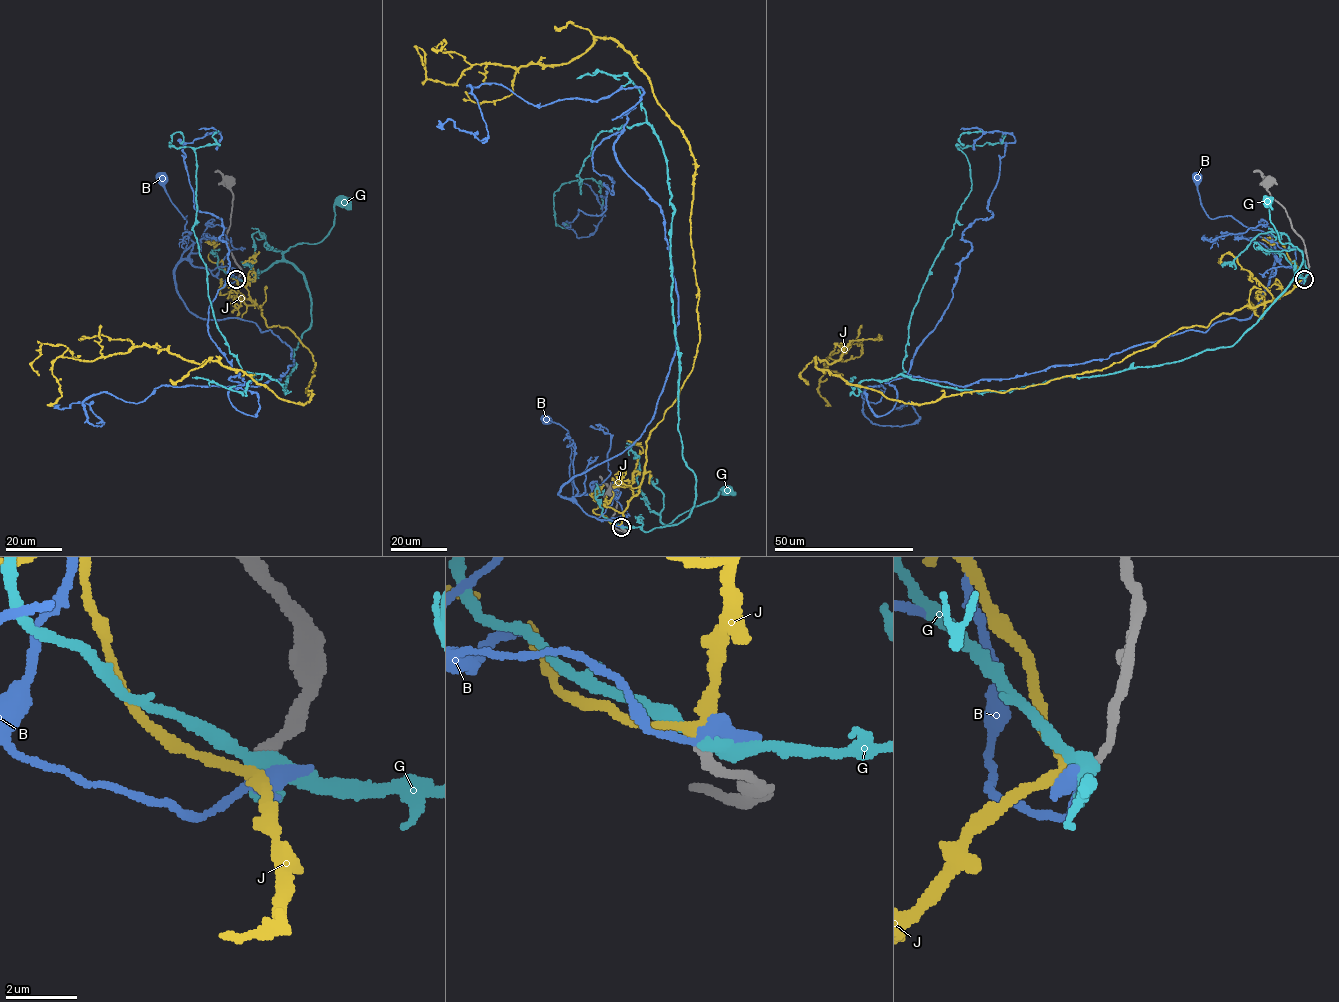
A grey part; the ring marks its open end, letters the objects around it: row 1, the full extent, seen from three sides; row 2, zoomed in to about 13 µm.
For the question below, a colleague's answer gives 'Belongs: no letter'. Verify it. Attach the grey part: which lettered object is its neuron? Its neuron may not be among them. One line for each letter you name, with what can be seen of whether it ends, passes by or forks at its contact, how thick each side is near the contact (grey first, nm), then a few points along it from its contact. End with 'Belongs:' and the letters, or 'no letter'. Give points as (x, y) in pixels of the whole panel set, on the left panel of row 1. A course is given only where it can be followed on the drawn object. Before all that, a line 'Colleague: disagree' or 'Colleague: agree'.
Colleague: disagree
J: It passes by. Thickness 280 nm (grey) against 280 nm. Its course: (236, 279), (268, 327), (310, 351), (306, 403), (145, 345), (80, 360), (41, 344), (39, 375)
Belongs: J

